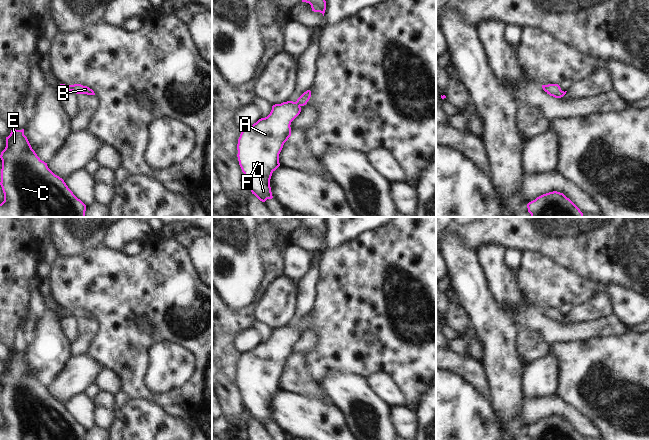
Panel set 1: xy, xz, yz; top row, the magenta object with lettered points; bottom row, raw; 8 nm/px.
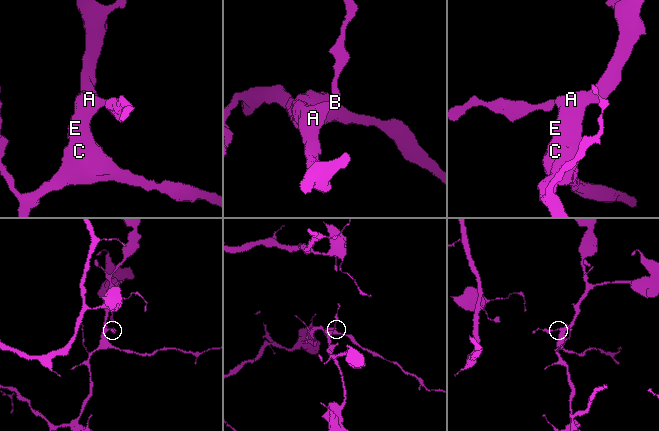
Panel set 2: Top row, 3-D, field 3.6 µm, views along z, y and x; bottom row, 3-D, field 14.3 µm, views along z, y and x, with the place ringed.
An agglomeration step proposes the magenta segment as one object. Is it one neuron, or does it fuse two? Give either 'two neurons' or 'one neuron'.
one neuron

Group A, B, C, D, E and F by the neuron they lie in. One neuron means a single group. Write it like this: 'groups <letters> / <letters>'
groups A B C D E F

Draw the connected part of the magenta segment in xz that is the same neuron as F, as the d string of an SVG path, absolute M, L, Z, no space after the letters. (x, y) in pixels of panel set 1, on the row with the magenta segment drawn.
M311 91L304 92L296 102L272 106L270 114L244 128L238 139L238 161L244 173L244 184L260 201L272 199L270 179L280 166L279 154L291 136L291 122L306 105Z

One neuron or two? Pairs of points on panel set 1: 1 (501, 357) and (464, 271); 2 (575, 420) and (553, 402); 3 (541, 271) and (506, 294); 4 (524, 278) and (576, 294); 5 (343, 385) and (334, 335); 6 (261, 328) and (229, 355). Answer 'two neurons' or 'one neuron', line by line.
1: one neuron
2: one neuron
3: two neurons
4: one neuron
5: two neurons
6: two neurons

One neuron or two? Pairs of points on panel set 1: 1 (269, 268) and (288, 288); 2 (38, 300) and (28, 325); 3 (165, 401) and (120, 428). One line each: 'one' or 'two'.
1: two
2: one
3: two

